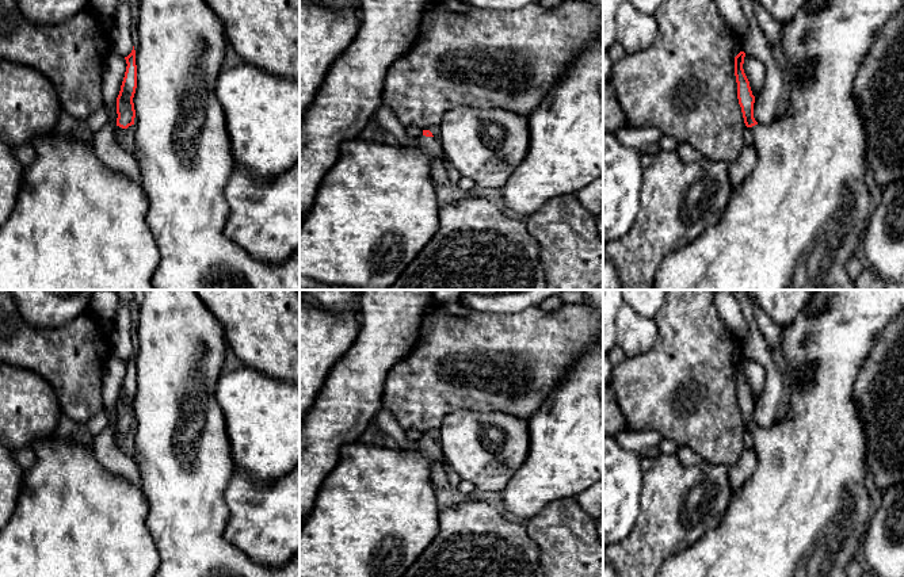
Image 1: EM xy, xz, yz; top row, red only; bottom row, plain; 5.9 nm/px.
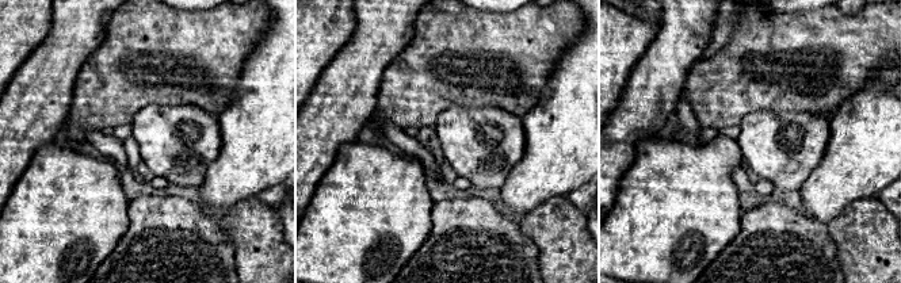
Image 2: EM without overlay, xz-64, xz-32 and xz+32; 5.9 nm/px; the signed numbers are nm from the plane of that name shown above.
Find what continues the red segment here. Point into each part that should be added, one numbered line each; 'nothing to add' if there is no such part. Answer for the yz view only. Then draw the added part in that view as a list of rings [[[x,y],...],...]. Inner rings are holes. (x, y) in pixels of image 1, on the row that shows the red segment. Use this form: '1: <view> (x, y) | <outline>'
1: yz (793, 224) | [[[809,0],[797,15],[782,24],[782,46],[787,64],[796,79],[792,88],[787,111],[768,125],[755,125],[751,129],[754,146],[758,153],[758,164],[752,173],[733,191],[729,206],[721,221],[707,229],[693,244],[667,255],[655,278],[653,290],[857,290],[848,275],[847,264],[855,253],[855,247],[862,241],[867,221],[869,188],[866,186],[867,135],[859,103],[854,95],[858,69],[870,50],[878,30],[904,8],[904,0]]]

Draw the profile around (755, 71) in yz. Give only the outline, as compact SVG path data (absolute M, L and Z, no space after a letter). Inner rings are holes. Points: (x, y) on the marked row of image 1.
M745 54L743 69L749 81L752 95L755 96L763 88L766 80L766 66L756 57Z

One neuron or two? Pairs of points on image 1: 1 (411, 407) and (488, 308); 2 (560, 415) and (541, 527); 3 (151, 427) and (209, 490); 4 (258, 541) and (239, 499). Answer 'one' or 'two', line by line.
1: two
2: two
3: one
4: one

